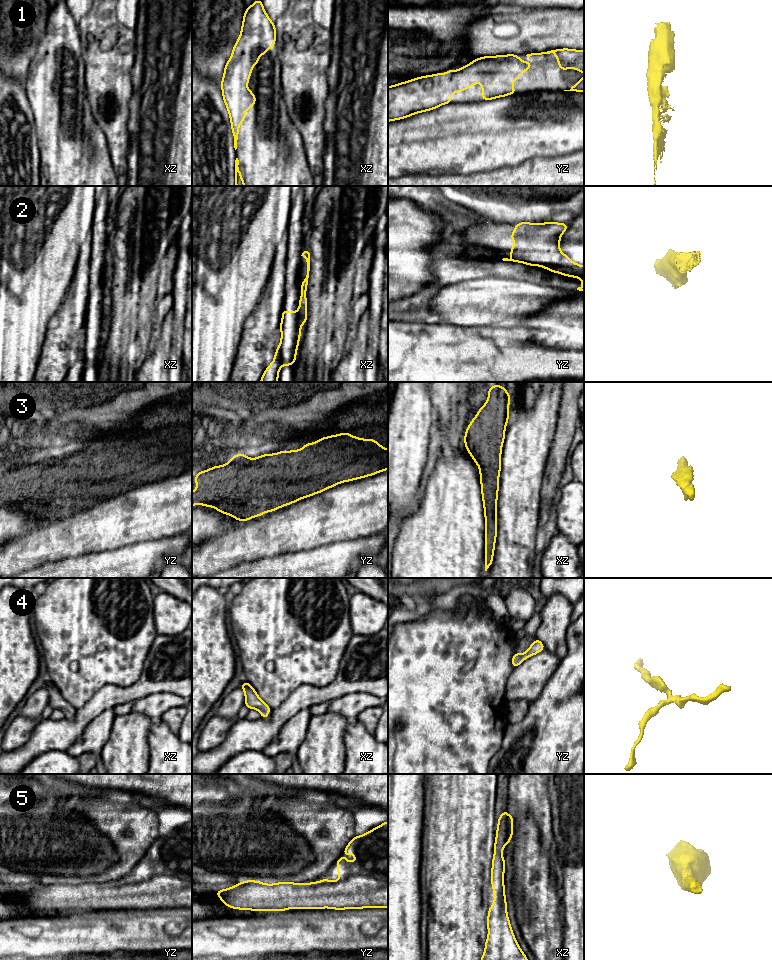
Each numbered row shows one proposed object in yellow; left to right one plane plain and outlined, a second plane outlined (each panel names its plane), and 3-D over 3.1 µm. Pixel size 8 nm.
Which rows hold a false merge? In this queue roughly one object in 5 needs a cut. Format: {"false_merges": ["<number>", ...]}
{"false_merges": []}

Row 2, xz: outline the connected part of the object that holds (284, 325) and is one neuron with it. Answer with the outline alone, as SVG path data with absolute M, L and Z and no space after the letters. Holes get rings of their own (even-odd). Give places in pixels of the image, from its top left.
M304 251L302 255L307 262L307 275L301 283L301 297L299 309L296 312L282 310L282 320L280 323L281 340L276 349L273 362L266 368L260 382L278 382L279 370L281 366L292 366L296 360L301 326L307 321L307 286L310 271L310 253Z

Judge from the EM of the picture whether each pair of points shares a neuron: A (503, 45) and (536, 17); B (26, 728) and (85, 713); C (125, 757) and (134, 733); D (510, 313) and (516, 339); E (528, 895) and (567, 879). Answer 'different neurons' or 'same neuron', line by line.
A: same neuron
B: different neurons
C: same neuron
D: different neurons
E: different neurons

